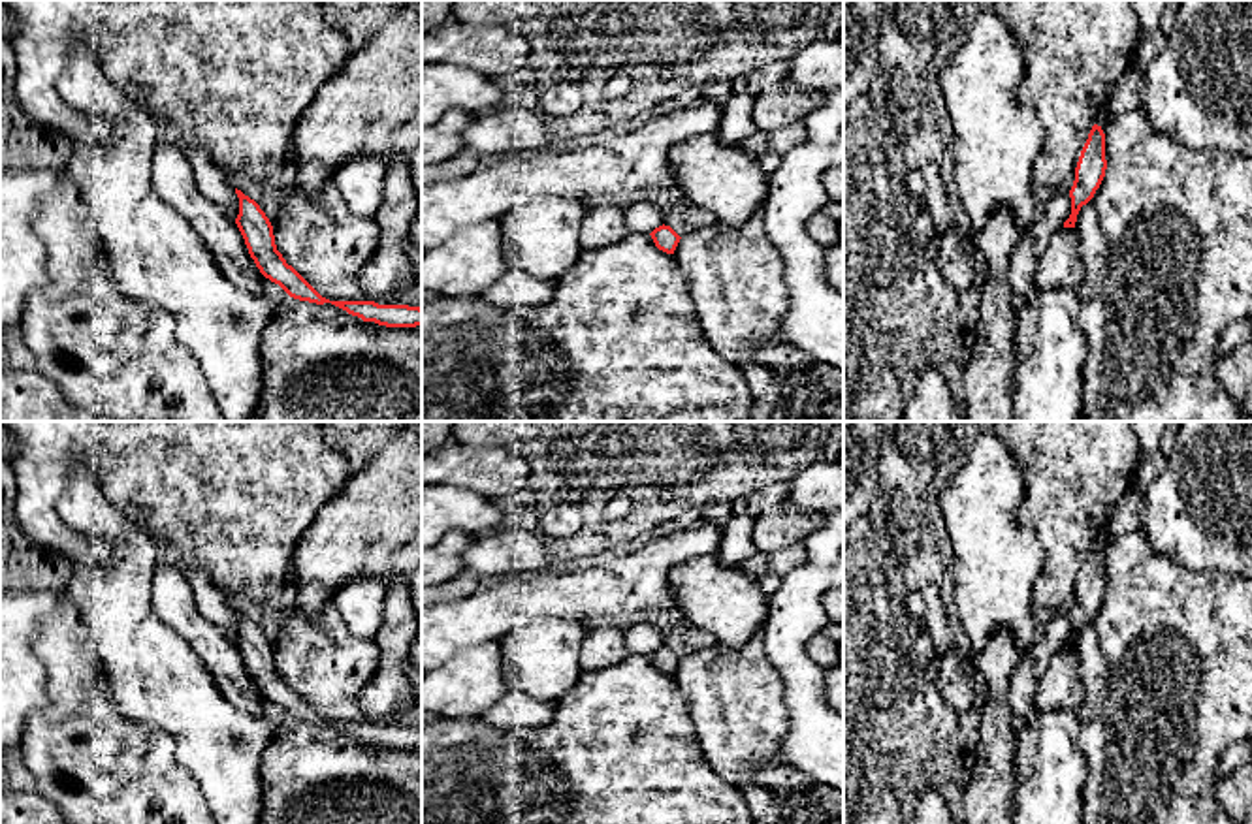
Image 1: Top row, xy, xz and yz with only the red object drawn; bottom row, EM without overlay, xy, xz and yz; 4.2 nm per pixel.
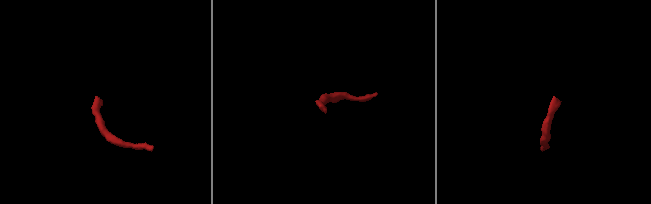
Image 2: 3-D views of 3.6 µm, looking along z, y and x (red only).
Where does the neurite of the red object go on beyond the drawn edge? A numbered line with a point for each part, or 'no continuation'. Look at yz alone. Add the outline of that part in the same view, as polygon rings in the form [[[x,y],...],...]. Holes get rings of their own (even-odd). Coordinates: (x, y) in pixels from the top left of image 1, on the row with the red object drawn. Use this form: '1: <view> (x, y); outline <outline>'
1: yz (1123, 95); outline [[[1162,30],[1152,32],[1145,38],[1139,51],[1135,53],[1132,64],[1122,71],[1122,75],[1113,81],[1107,88],[1103,105],[1098,111],[1098,126],[1105,126],[1109,119],[1120,113],[1130,113],[1141,107],[1139,87],[1147,66],[1164,51],[1167,45],[1167,36]]]

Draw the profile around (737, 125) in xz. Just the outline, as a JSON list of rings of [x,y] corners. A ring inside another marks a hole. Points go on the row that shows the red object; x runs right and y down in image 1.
[[[746,92],[729,98],[719,130],[714,134],[721,145],[740,147],[747,137],[759,132],[753,120],[753,102],[755,98]]]

